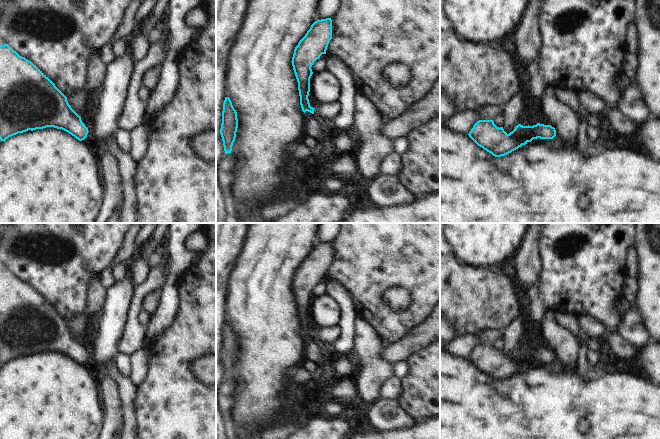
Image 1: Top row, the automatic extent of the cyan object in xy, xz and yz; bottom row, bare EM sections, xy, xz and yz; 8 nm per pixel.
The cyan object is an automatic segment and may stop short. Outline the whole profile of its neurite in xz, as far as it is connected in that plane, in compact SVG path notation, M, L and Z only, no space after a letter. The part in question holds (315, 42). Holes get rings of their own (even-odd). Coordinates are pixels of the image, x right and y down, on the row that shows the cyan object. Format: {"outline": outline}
{"outline": "M331 18L315 21L295 47L291 62L298 82L302 111L304 113L308 111L314 115L319 115L332 120L340 111L340 103L338 101L321 103L319 107L313 108L310 106L308 99L310 92L310 78L313 74L311 67L322 54L326 54L331 39Z"}

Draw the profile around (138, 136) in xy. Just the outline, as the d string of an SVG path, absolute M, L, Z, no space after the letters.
M141 124L129 132L128 136L130 139L130 150L128 152L137 163L148 150L148 129Z

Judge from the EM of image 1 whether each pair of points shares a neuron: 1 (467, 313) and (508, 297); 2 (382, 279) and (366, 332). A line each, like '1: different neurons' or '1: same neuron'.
1: same neuron
2: different neurons

